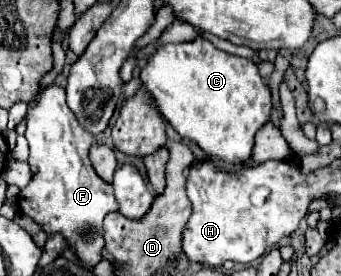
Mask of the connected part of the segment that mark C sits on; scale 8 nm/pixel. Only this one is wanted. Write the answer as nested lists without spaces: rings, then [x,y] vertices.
[[[200,36],[194,42],[158,46],[140,78],[172,128],[228,166],[244,166],[252,156],[256,132],[272,122],[272,92],[256,64],[222,52]]]

